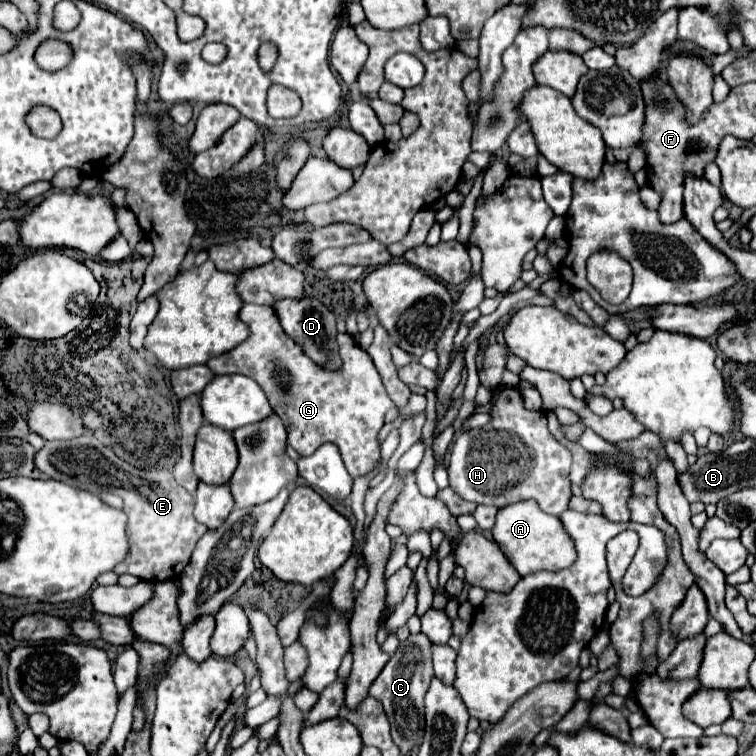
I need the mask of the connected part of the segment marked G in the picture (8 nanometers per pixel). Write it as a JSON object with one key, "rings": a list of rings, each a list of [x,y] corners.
{"rings":[[[245,304],[239,310],[239,318],[249,326],[249,338],[235,346],[235,350],[211,358],[211,362],[207,362],[211,372],[253,378],[267,394],[271,408],[281,416],[289,434],[287,444],[301,456],[309,456],[321,444],[333,442],[339,446],[345,468],[353,478],[371,472],[379,462],[377,432],[383,426],[385,412],[393,406],[371,356],[361,350],[349,334],[339,334],[343,368],[339,374],[327,372],[315,366],[315,362],[283,332],[273,308]]]}

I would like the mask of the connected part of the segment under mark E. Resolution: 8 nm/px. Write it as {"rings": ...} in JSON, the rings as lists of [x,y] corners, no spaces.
{"rings":[[[83,434],[75,440],[55,440],[45,442],[45,446],[35,454],[35,466],[45,478],[59,480],[93,494],[103,490],[123,498],[123,510],[129,518],[129,554],[123,564],[115,568],[117,574],[133,574],[141,580],[161,580],[171,576],[181,576],[187,562],[191,560],[197,540],[207,532],[207,528],[195,522],[193,516],[193,496],[183,490],[167,470],[141,470],[129,462],[117,458],[117,454],[107,446],[97,446],[93,434]]]}

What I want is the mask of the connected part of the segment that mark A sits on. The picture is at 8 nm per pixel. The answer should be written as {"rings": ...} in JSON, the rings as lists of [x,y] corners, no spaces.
{"rings":[[[517,502],[501,508],[497,512],[495,526],[491,528],[491,532],[501,552],[521,576],[539,570],[563,570],[575,562],[575,546],[563,530],[563,524],[557,516],[539,510],[537,502]]]}

